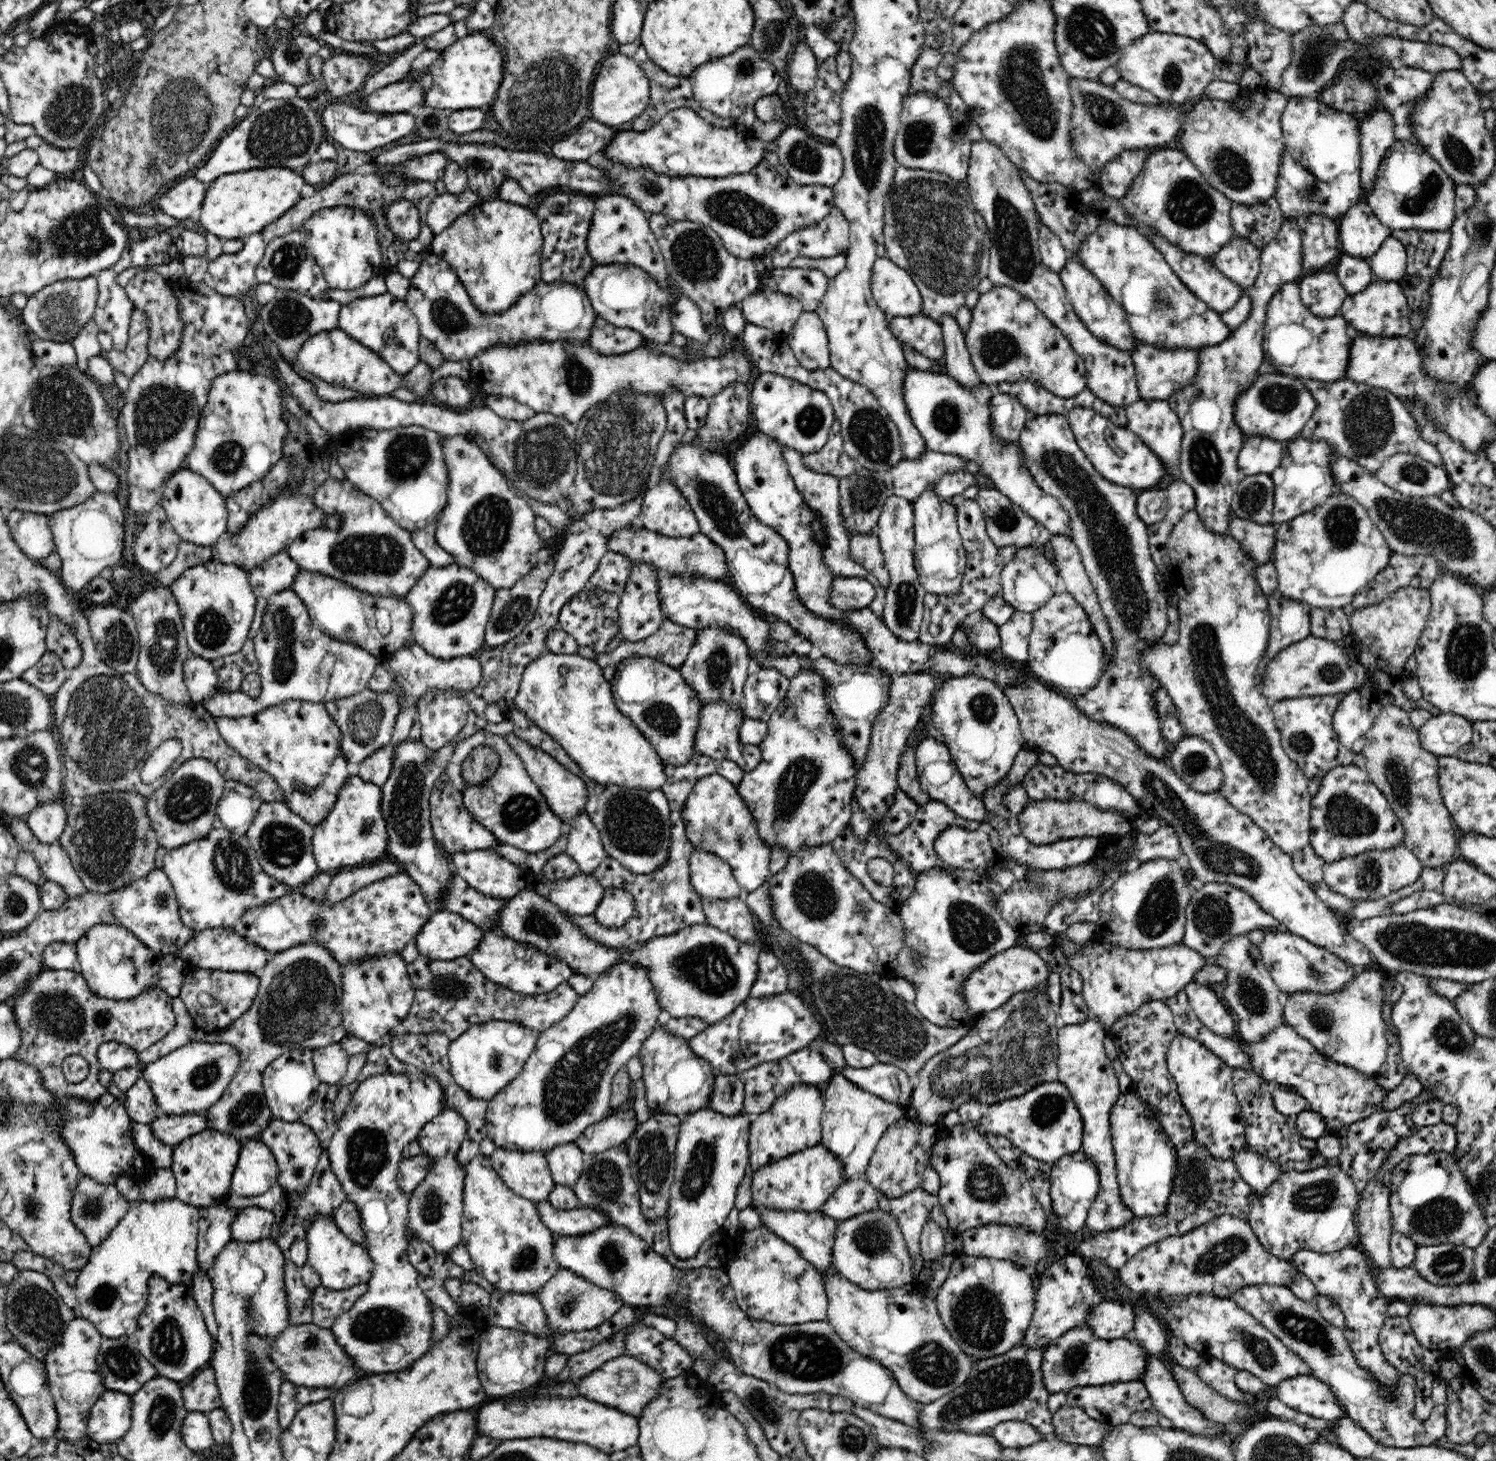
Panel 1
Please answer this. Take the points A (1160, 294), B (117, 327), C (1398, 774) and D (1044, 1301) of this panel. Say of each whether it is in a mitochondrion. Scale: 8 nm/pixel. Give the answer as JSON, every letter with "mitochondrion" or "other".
{"A":"mitochondrion","B":"other","C":"mitochondrion","D":"other"}

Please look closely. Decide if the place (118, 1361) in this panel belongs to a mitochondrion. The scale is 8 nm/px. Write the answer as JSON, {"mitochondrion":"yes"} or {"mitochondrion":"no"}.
{"mitochondrion":"yes"}

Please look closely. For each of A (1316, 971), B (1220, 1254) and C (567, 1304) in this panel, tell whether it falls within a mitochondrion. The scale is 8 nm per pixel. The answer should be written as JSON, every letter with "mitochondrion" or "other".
{"A":"mitochondrion","B":"mitochondrion","C":"mitochondrion"}

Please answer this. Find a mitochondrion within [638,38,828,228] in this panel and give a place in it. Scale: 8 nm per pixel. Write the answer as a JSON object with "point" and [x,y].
{"point":[803,156]}

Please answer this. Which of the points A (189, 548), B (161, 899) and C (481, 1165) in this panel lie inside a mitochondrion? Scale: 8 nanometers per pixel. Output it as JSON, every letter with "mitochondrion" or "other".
{"A":"other","B":"mitochondrion","C":"other"}

